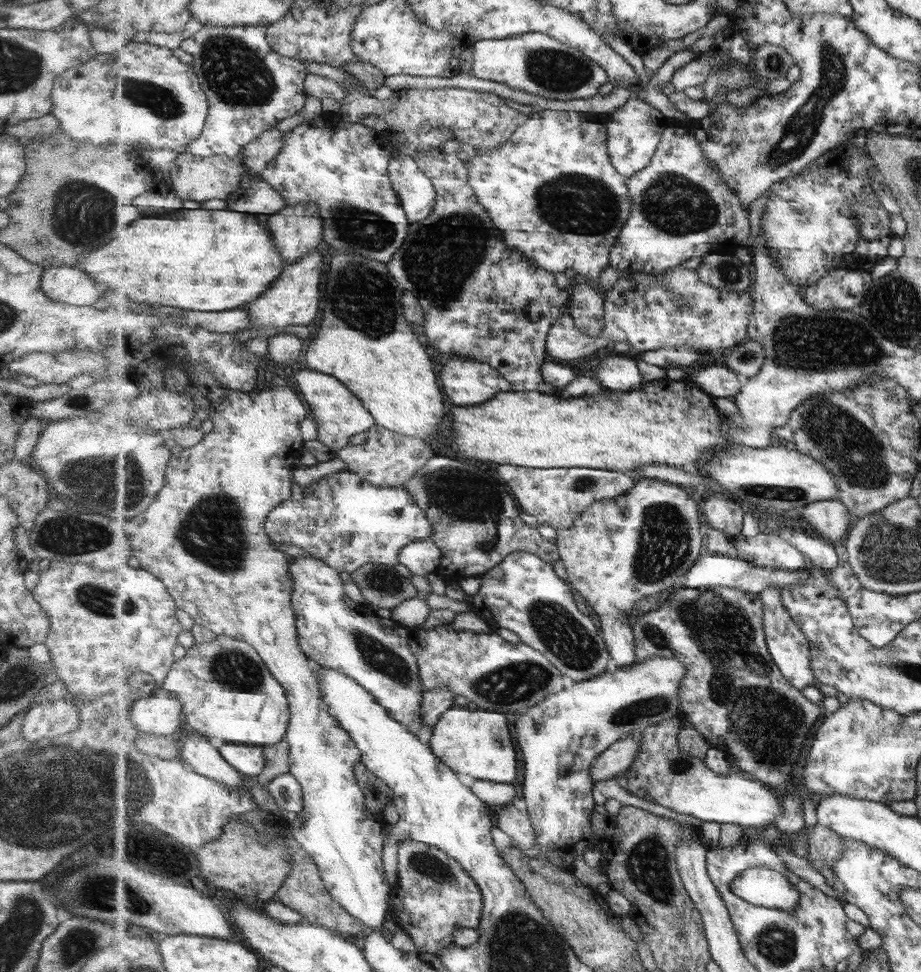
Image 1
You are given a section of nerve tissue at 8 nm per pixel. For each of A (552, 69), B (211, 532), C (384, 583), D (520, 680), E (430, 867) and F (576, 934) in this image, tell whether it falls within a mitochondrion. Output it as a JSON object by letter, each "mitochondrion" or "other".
{"A":"mitochondrion","B":"mitochondrion","C":"mitochondrion","D":"mitochondrion","E":"mitochondrion","F":"mitochondrion"}

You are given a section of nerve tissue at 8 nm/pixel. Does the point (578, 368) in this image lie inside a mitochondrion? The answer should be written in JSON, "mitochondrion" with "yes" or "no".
{"mitochondrion":"no"}

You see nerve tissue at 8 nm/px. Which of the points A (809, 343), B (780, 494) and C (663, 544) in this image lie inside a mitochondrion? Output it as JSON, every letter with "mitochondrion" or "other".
{"A":"mitochondrion","B":"other","C":"mitochondrion"}

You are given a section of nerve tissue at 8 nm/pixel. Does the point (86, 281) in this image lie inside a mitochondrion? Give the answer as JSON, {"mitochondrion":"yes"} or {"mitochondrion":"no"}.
{"mitochondrion":"no"}

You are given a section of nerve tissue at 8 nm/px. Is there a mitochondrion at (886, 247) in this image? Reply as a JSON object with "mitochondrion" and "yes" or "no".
{"mitochondrion":"no"}

